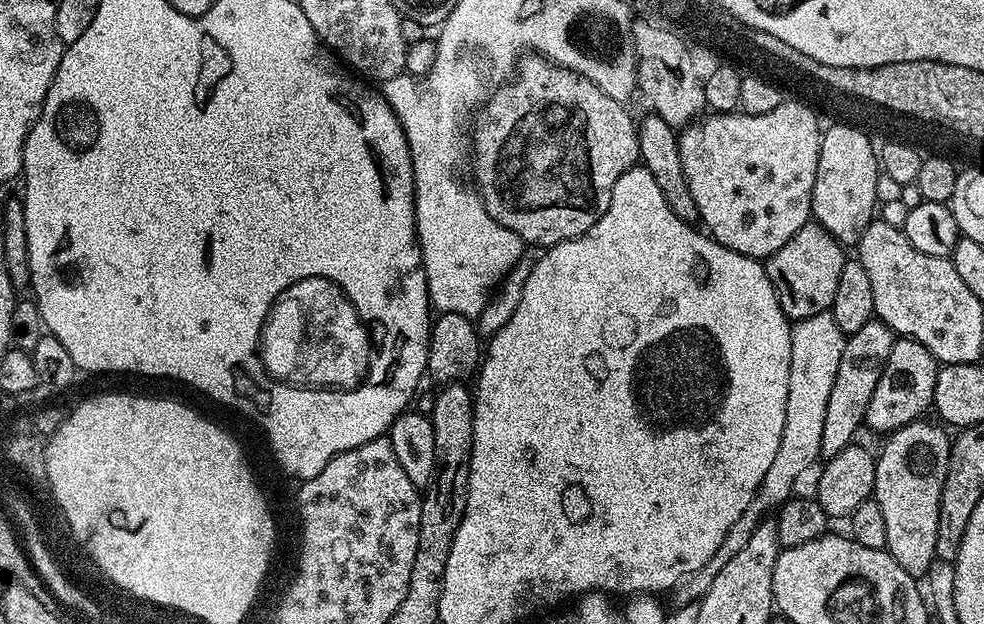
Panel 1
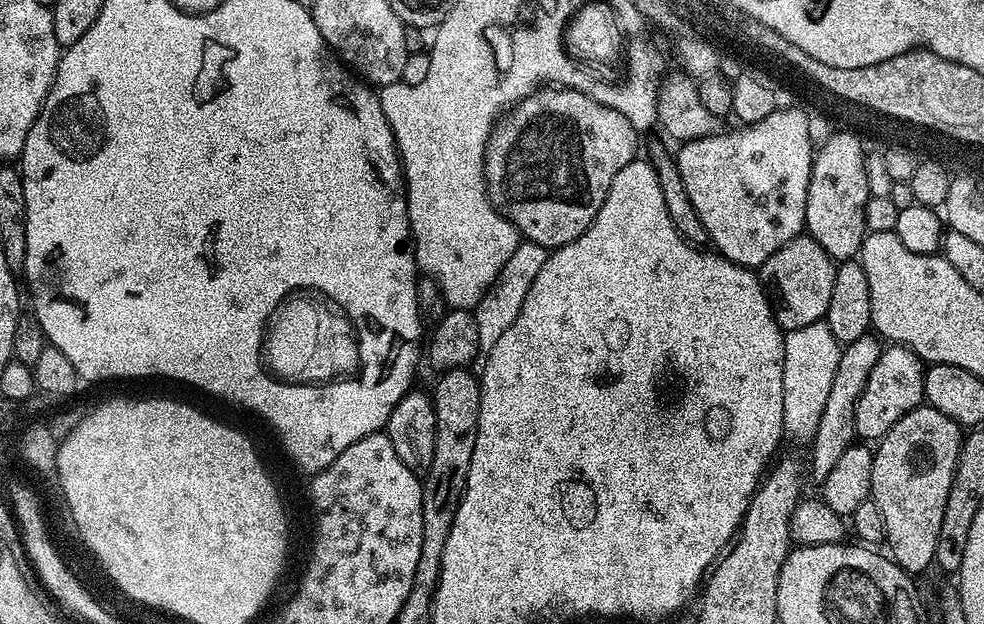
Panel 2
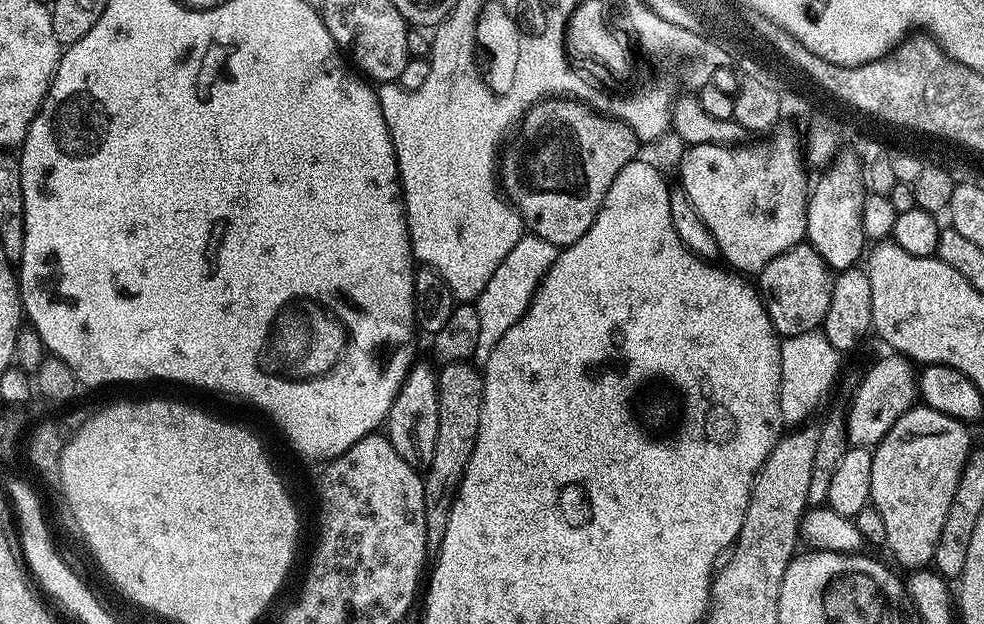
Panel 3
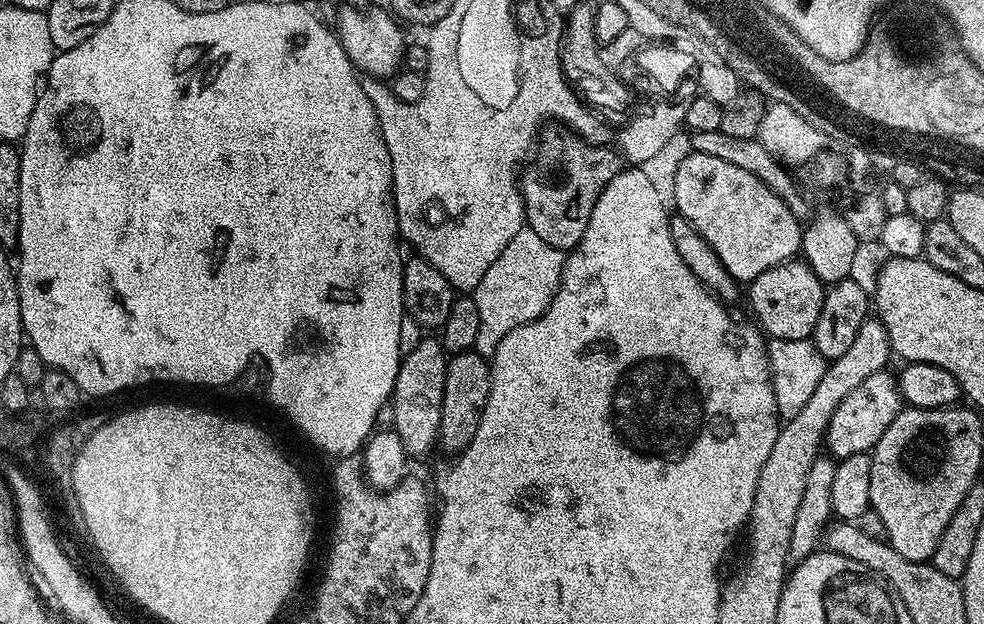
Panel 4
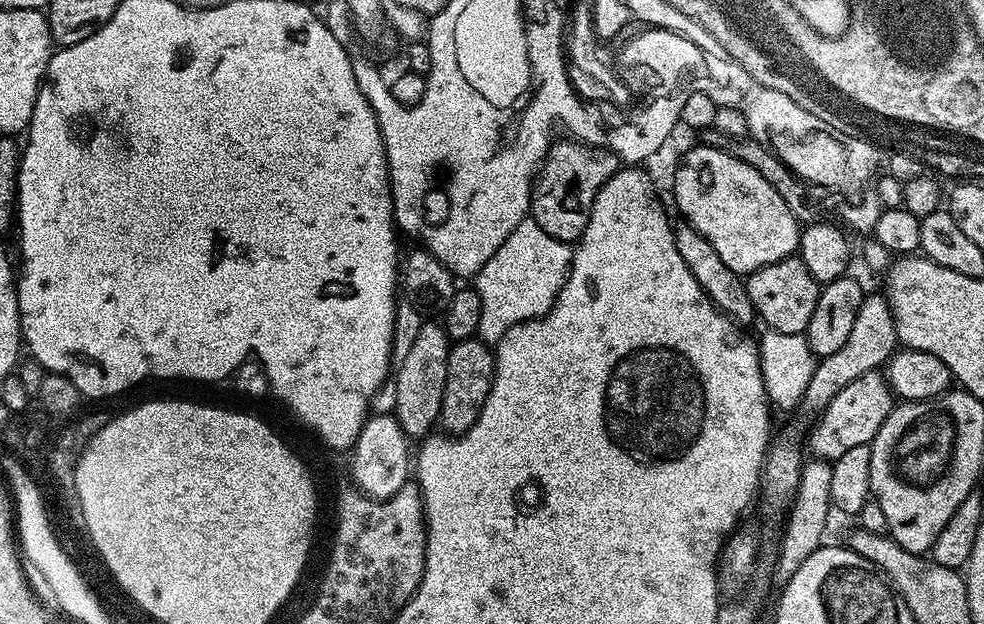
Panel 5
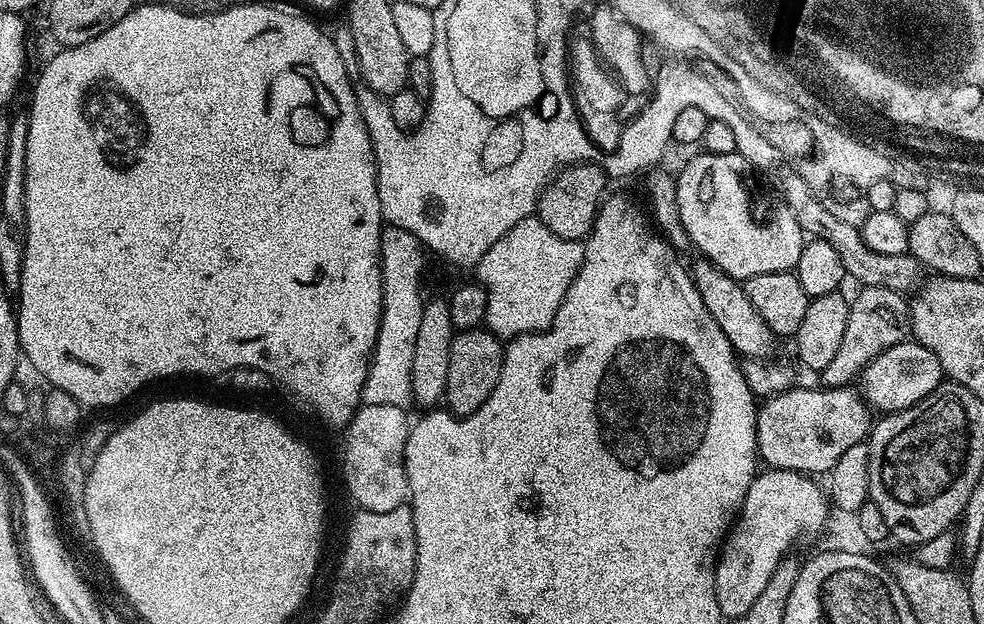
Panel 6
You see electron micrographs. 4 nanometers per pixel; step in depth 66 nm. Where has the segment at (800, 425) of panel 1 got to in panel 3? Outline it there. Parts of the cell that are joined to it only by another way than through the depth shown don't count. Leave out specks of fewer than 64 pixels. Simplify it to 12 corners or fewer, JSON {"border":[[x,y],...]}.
{"border":[[823,331],[780,341],[780,409],[800,426],[824,400],[842,354]]}

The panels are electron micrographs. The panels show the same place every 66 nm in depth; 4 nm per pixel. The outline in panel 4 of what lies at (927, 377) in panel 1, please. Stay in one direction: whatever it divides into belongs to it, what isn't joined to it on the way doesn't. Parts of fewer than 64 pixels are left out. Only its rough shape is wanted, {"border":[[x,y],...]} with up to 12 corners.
{"border":[[885,370],[842,398],[826,448],[837,461],[871,453],[902,410]]}

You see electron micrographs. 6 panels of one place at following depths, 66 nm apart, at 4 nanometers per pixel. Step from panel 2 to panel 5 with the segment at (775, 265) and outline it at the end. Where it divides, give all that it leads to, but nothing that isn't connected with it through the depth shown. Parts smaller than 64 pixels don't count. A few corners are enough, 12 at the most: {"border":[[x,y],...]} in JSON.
{"border":[[790,255],[747,273],[765,329],[807,333],[822,286]]}

